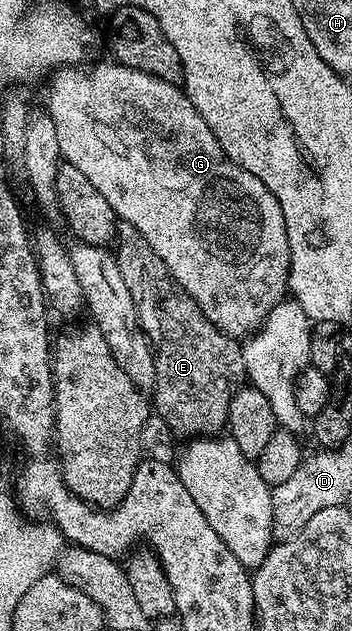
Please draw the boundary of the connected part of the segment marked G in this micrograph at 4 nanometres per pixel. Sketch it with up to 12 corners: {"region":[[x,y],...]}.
{"region":[[52,72],[62,160],[224,335],[289,291],[279,201],[178,84]]}

